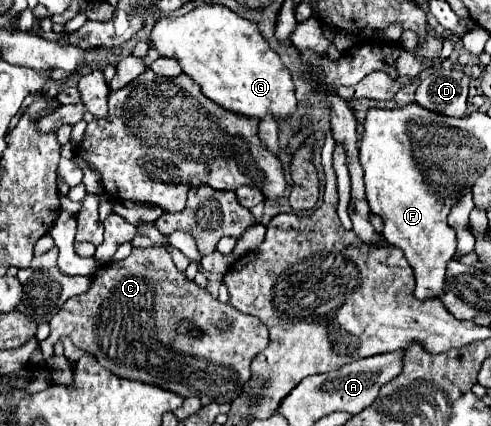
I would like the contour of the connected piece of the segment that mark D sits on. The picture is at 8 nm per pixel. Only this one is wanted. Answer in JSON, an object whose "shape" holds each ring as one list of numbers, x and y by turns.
{"shape":[[435,68,415,90,415,102,427,110,447,114,447,116,465,116,467,92,471,78,459,70]]}

